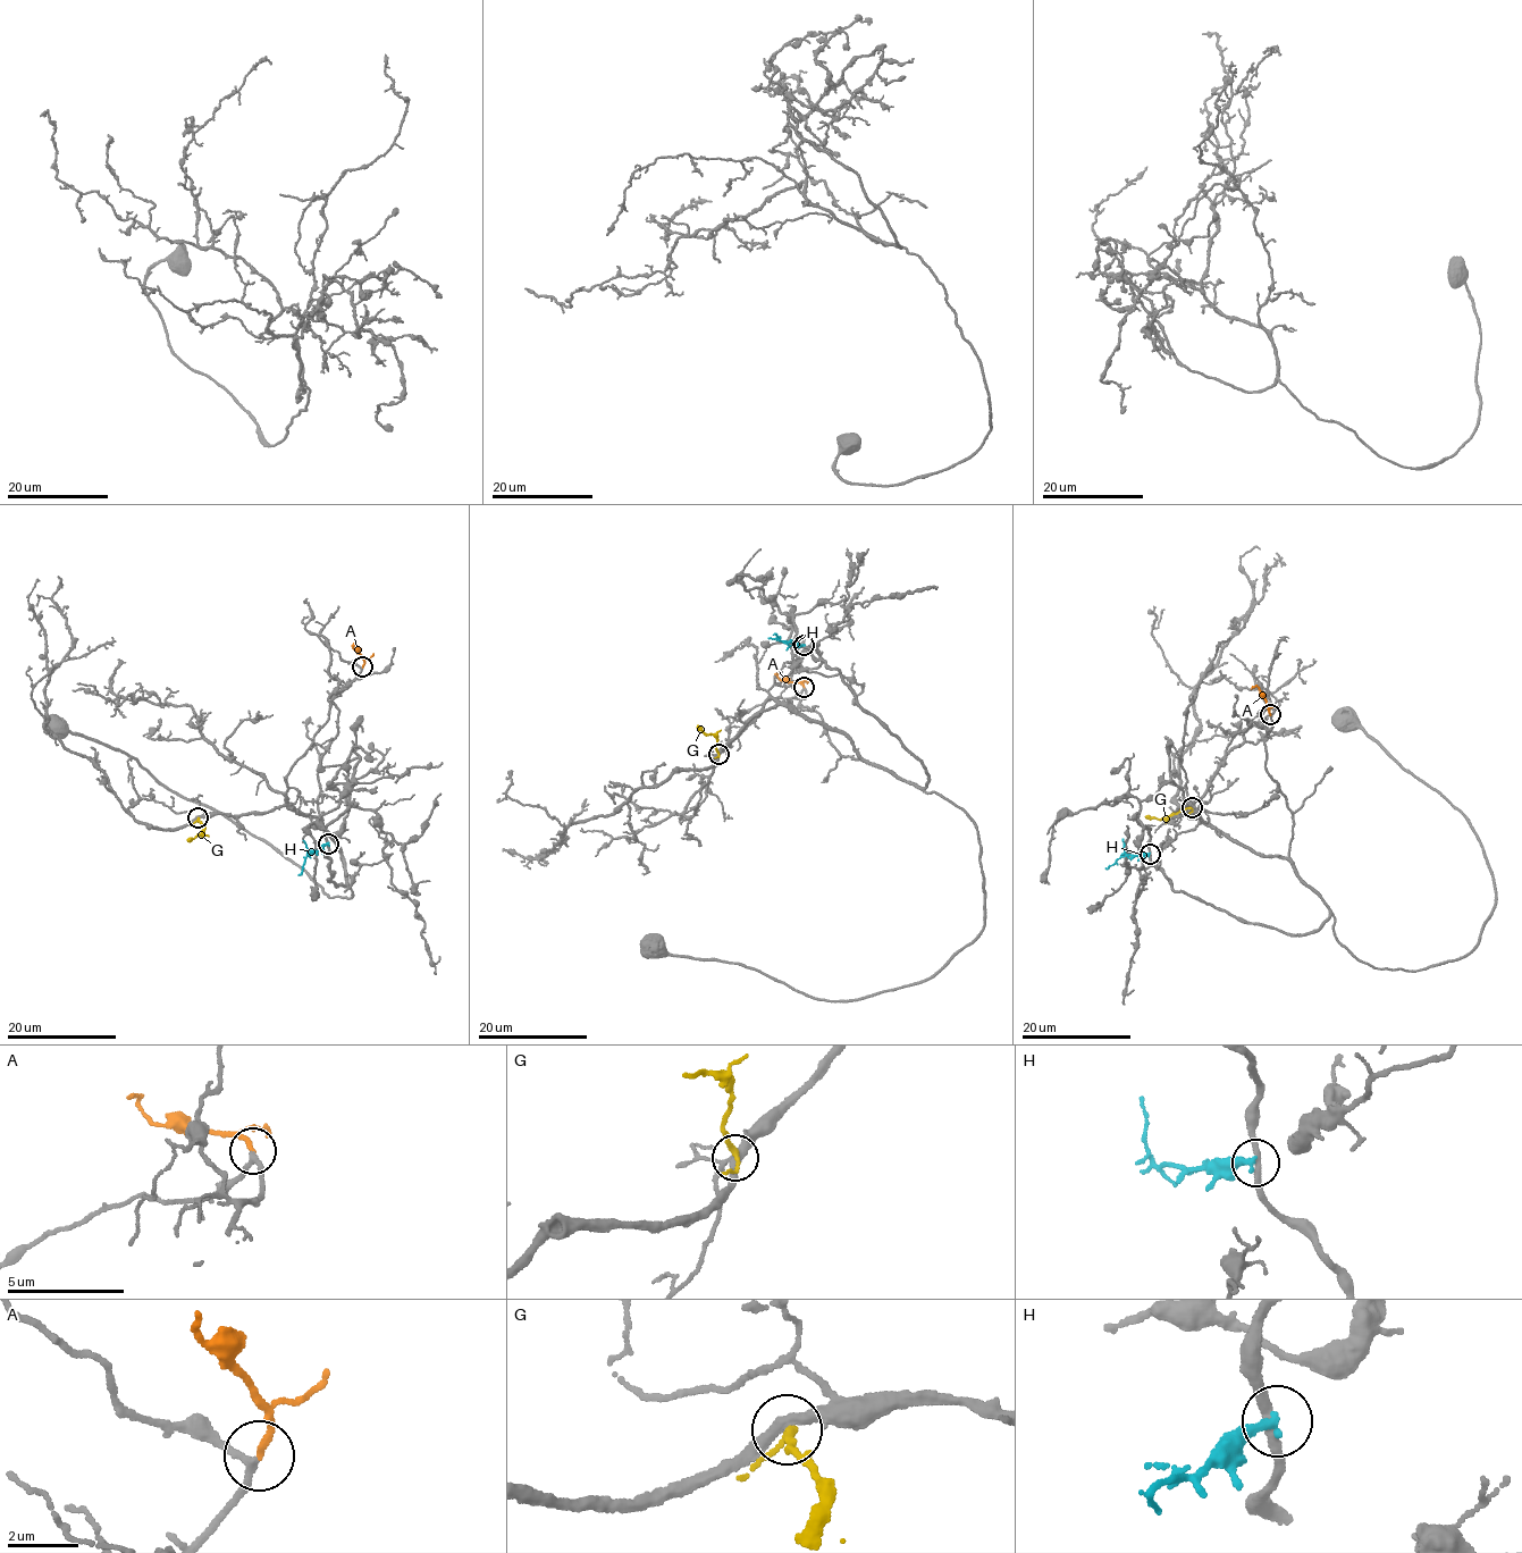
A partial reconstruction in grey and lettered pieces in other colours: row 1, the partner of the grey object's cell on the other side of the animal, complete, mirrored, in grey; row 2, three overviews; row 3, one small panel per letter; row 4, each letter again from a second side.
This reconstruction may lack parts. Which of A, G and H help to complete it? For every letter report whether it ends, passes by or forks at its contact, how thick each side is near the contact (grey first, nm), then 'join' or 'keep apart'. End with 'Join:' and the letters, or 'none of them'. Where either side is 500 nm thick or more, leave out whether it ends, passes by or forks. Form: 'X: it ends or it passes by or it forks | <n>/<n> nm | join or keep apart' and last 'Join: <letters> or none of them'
A: it ends | 180/180 nm | join
G: it passes by | 320/160 nm | keep apart
H: it ends | 260/240 nm | keep apart
Join: A

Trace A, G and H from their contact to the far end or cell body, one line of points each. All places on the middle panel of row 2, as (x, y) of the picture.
A: (804, 687), (799, 682), (780, 680), (776, 673)
G: (717, 754), (716, 737), (705, 735), (697, 725)
H: (804, 645), (780, 641), (773, 634)

